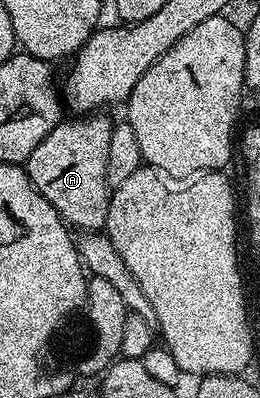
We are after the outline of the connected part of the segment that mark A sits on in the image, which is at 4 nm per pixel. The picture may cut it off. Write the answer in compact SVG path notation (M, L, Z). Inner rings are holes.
M78 115L69 121L63 119L55 125L24 162L30 182L52 203L67 226L78 231L102 231L110 206L111 190L106 184L108 139L111 138L112 121L106 115Z

